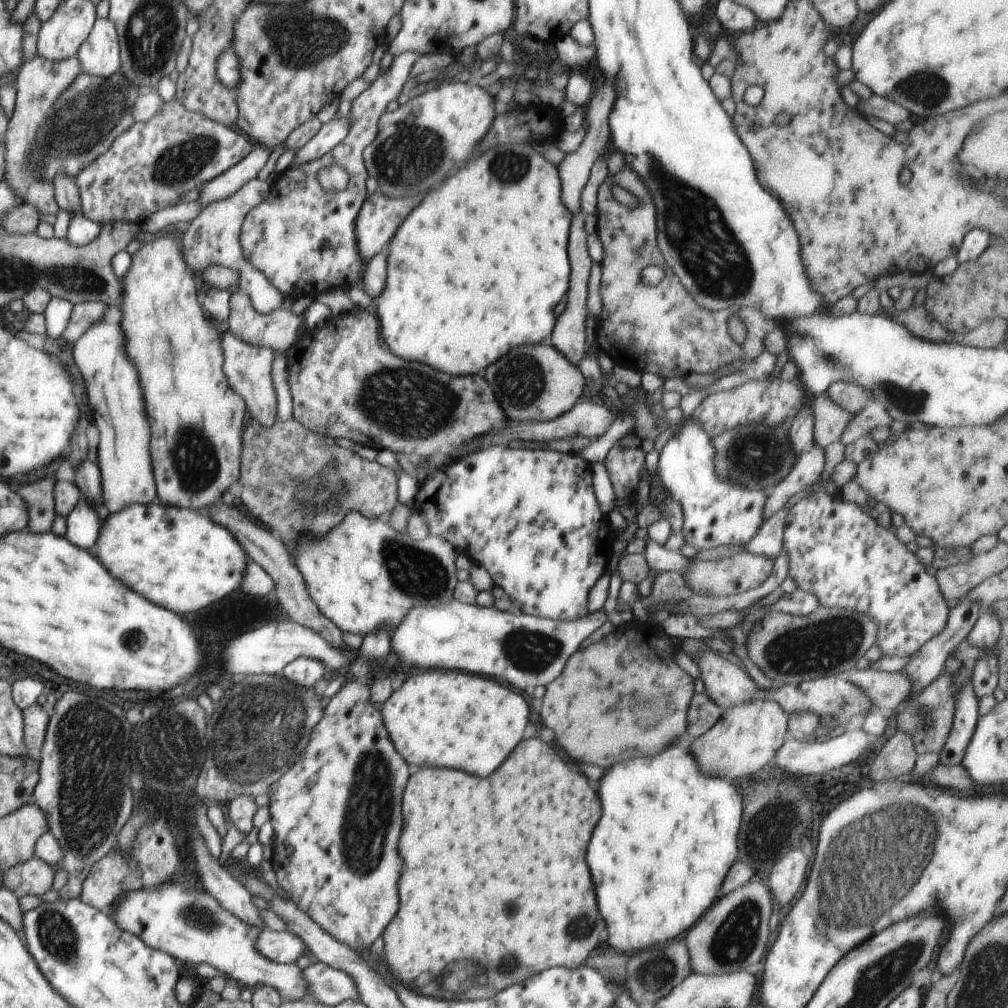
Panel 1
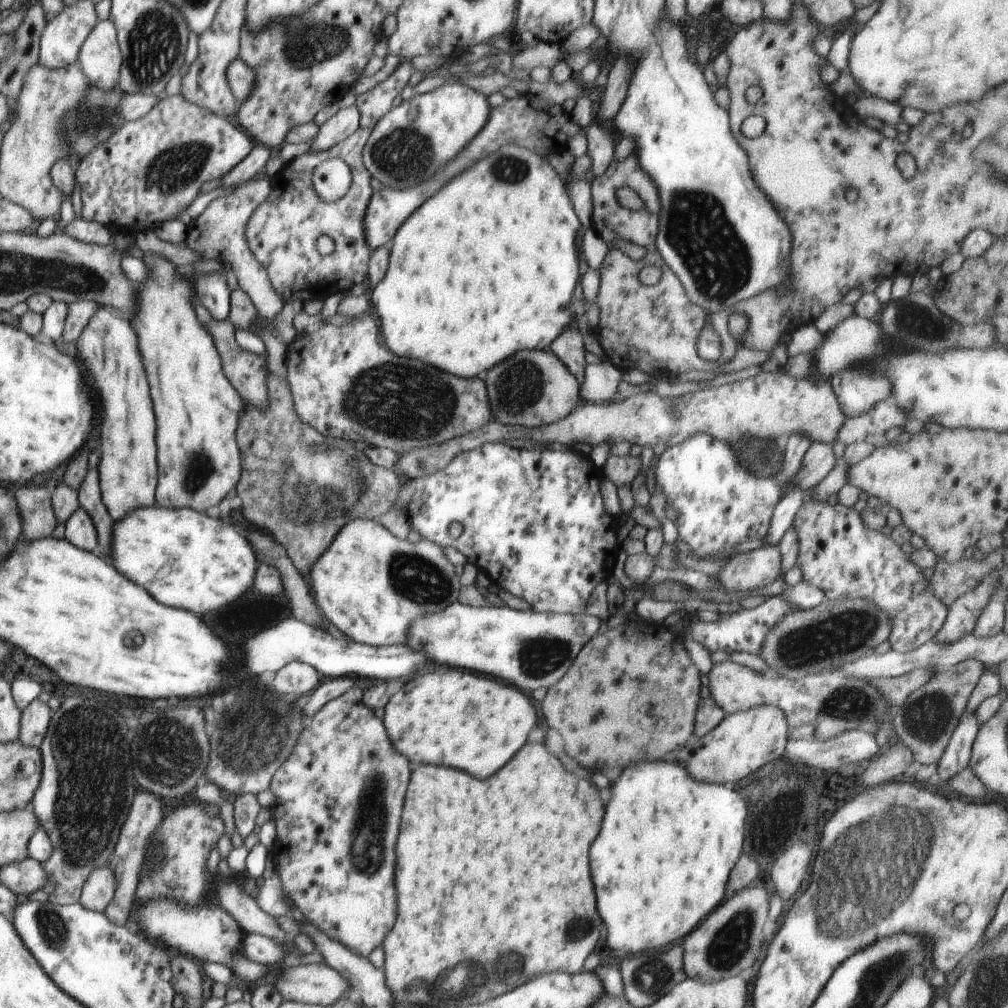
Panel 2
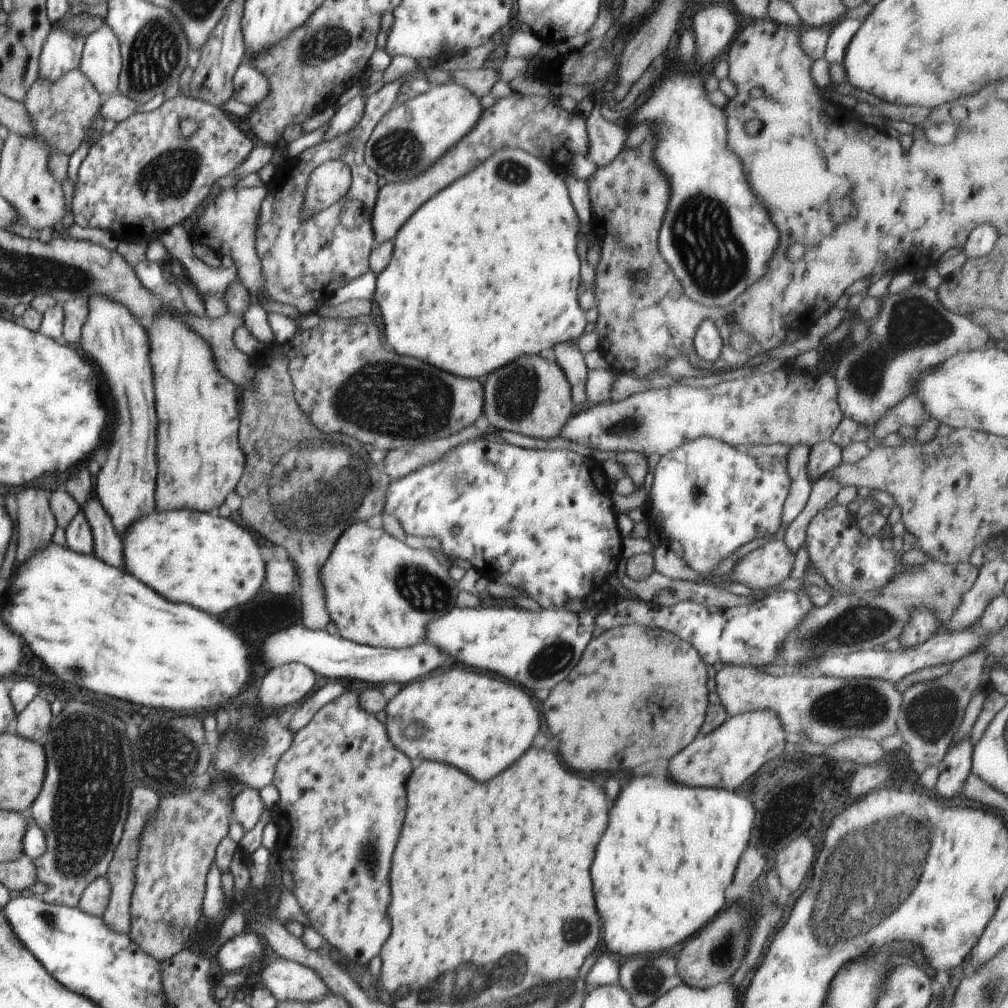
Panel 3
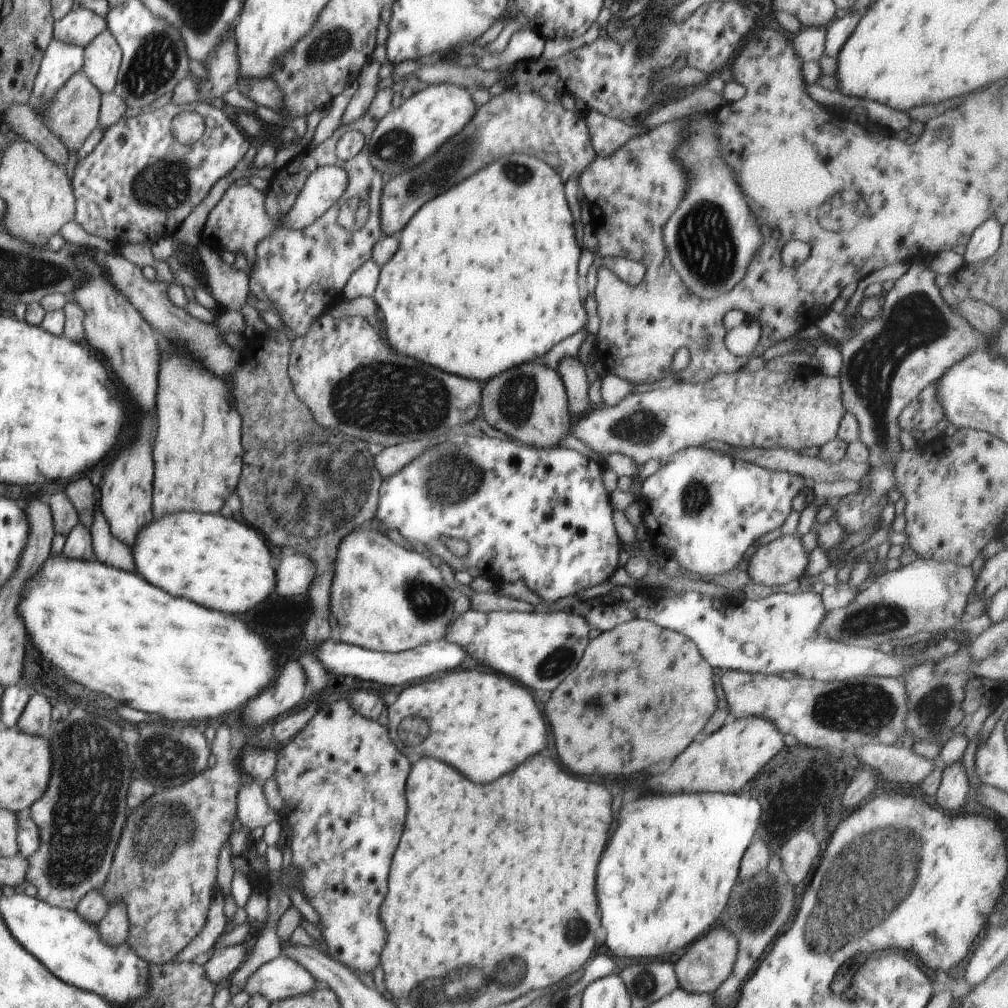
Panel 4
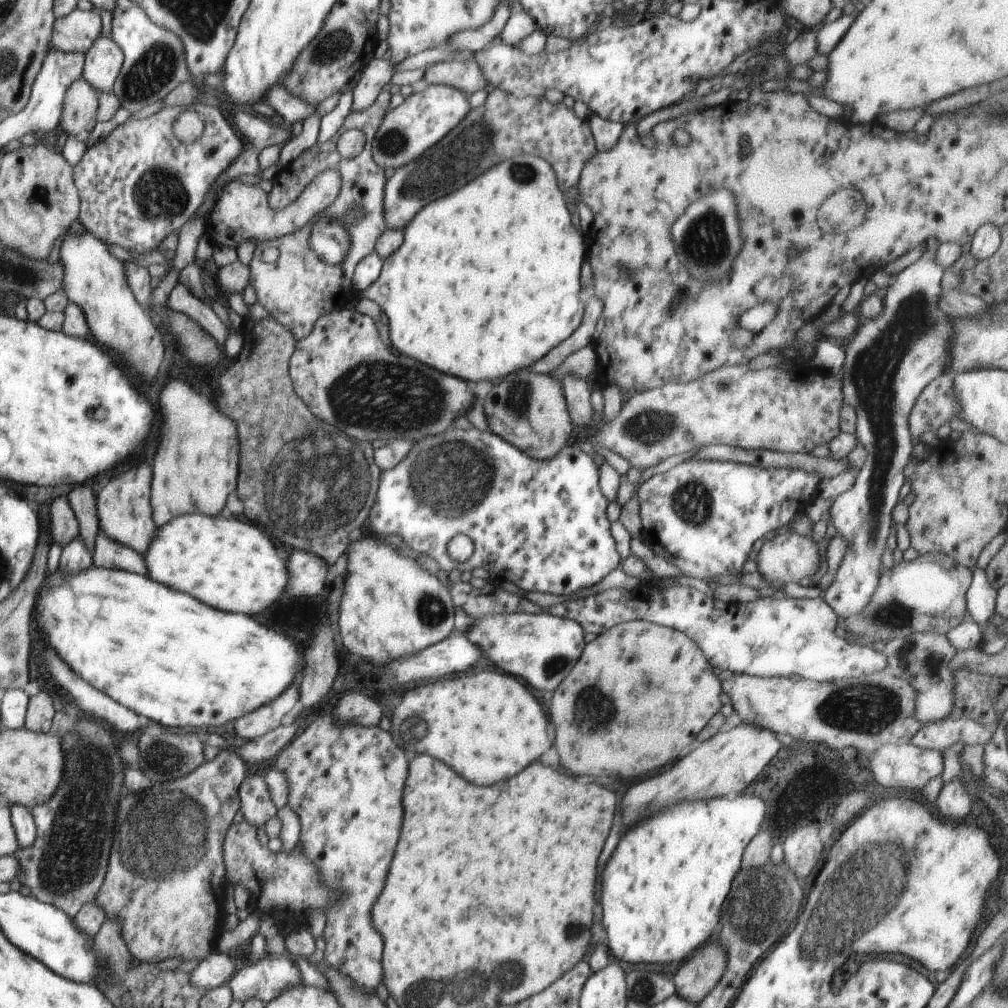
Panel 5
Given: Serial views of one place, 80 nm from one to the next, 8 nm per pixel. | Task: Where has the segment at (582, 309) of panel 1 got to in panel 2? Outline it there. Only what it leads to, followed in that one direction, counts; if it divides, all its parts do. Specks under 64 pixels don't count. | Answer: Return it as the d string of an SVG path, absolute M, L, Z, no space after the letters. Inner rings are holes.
M583 322L582 327L579 327L579 323L576 327L569 326L563 332L560 332L558 338L550 345L552 353L558 357L558 360L560 360L562 364L572 372L572 376L578 380L580 388L582 388L582 382L584 382L584 372L587 366L583 331Z

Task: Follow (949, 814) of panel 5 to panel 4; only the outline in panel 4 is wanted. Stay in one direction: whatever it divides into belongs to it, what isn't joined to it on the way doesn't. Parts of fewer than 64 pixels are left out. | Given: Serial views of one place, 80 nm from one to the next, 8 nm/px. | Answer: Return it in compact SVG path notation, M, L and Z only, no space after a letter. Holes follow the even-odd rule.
M960 761L943 767L941 781L935 792L936 800L944 811L960 812L960 808L971 797L968 775Z

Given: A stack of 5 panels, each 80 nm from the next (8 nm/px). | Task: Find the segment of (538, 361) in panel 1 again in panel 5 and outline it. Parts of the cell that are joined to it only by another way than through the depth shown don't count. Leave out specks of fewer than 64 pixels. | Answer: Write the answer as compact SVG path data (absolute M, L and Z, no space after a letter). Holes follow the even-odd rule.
M532 370L520 371L505 376L493 383L488 392L483 409L490 431L535 459L551 459L568 442L572 430L563 385L551 374Z

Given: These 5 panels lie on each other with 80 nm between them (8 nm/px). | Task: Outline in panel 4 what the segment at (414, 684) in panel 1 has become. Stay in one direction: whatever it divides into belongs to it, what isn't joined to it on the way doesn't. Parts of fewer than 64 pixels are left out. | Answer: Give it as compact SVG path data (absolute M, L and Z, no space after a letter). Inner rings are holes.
M458 668L442 678L408 686L404 692L400 692L400 696L393 704L387 706L386 711L389 719L386 727L398 751L405 755L415 752L421 757L438 758L460 770L466 778L470 778L476 784L488 784L500 778L502 774L508 774L528 756L538 754L547 742L544 716L540 714L532 694L518 682L500 676L500 673ZM424 726L430 726L426 734Z

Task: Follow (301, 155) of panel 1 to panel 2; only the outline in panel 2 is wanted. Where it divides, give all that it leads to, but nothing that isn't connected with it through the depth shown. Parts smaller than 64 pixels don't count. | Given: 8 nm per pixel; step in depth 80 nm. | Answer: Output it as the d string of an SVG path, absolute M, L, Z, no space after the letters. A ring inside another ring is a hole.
M358 106L340 108L335 116L324 122L318 135L312 140L311 152L323 152L346 140L359 128L360 110Z

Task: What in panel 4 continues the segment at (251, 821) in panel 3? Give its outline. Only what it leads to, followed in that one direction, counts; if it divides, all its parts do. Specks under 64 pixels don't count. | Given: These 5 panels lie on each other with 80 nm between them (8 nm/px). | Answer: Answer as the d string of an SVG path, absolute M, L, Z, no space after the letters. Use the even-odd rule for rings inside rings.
M253 780L241 786L237 794L237 819L250 831L278 820L277 811L266 803L262 787L263 784Z

